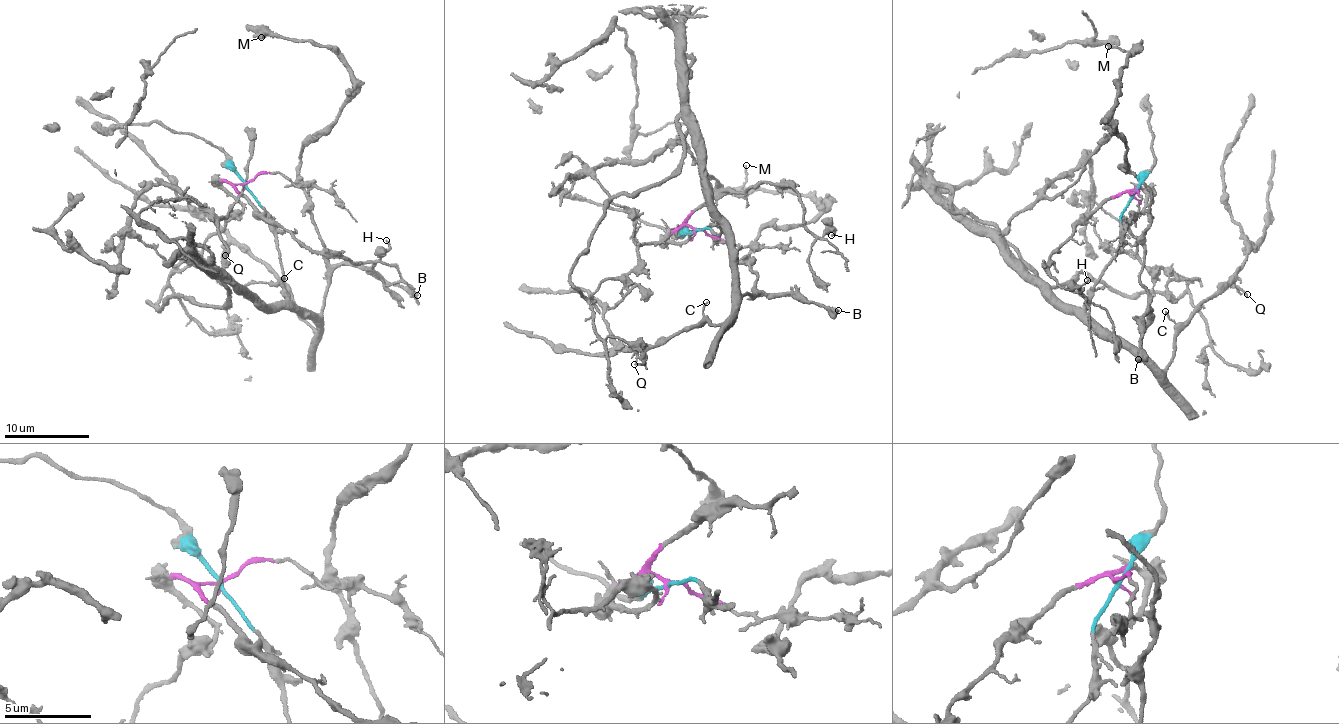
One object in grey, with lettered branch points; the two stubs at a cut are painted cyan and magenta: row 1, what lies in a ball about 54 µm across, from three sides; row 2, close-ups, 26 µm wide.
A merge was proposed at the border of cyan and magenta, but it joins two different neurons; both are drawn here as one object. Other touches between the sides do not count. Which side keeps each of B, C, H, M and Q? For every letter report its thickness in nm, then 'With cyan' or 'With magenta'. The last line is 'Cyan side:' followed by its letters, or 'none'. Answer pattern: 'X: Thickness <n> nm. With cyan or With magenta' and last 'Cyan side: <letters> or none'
B: Thickness 550 nm. With cyan
C: Thickness 170 nm. With cyan
H: Thickness 150 nm. With magenta
M: Thickness 180 nm. With cyan
Q: Thickness 160 nm. With cyan
Cyan side: B, C, M, Q

